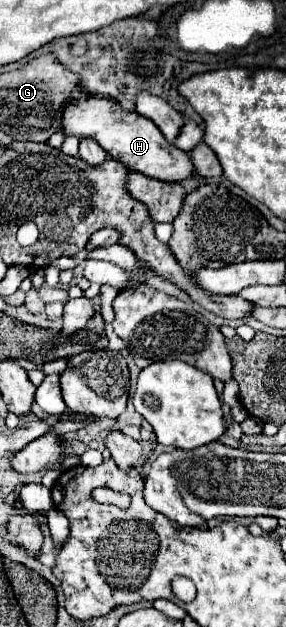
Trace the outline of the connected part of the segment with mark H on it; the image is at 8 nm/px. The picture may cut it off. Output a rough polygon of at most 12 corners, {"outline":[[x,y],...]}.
{"outline":[[88,94],[62,106],[62,134],[94,138],[132,172],[182,182],[190,156],[154,122]]}

